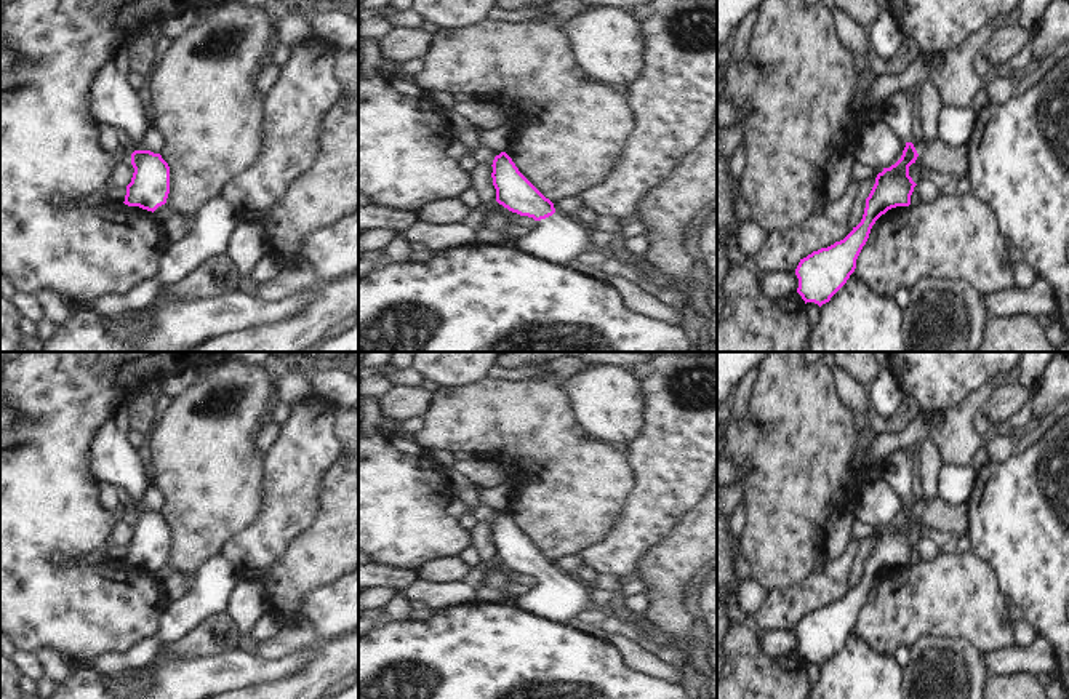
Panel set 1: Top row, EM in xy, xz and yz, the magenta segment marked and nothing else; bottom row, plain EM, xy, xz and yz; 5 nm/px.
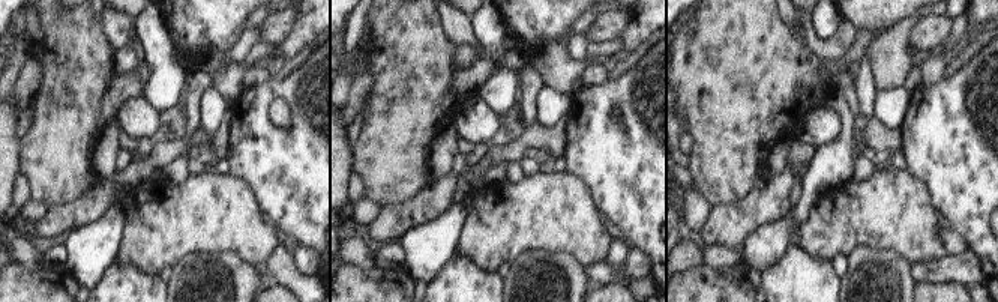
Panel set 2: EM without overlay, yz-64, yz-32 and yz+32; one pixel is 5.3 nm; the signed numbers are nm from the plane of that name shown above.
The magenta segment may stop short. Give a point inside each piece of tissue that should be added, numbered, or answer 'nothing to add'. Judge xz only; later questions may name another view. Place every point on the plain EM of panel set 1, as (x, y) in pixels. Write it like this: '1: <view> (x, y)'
1: xz (559, 597)

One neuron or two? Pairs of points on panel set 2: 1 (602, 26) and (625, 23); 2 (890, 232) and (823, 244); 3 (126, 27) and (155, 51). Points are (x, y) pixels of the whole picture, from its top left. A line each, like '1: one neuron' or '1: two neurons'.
1: one neuron
2: one neuron
3: two neurons

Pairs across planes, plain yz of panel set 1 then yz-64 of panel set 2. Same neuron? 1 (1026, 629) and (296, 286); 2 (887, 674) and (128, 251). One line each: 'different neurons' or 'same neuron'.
1: same neuron
2: different neurons

